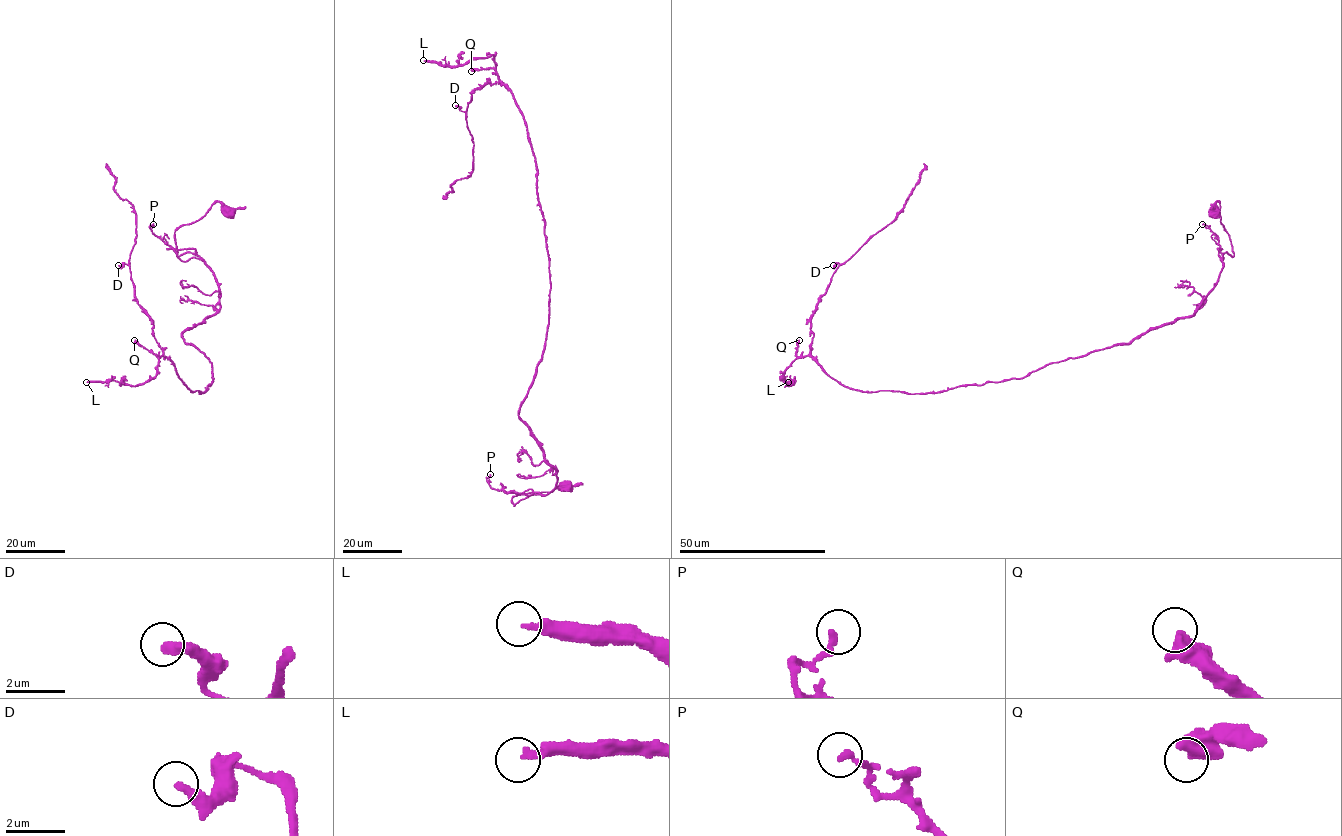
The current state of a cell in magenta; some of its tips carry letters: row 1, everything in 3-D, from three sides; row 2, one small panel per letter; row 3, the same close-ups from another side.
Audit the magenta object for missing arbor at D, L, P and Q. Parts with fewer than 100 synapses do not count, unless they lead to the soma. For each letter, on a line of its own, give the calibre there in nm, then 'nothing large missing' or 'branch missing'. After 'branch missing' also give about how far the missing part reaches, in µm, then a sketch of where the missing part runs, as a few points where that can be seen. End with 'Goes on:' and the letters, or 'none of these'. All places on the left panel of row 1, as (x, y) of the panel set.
D: 360 nm thick; nothing large missing
L: 240 nm thick; branch missing; about 70 µm are missing
P: 240 nm thick; nothing large missing
Q: 550 nm thick; nothing large missing
Goes on: L

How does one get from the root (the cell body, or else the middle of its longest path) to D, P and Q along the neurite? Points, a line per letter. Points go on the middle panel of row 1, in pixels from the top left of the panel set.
D: (564, 486), (512, 502), (556, 482), (518, 415), (550, 288), (526, 122), (499, 82), (455, 105)
P: (564, 486), (514, 496), (514, 505), (532, 490), (514, 493), (493, 489), (488, 481), (490, 474)
Q: (564, 486), (512, 502), (556, 482), (518, 415), (547, 330), (549, 257), (521, 110), (493, 68), (471, 71)

